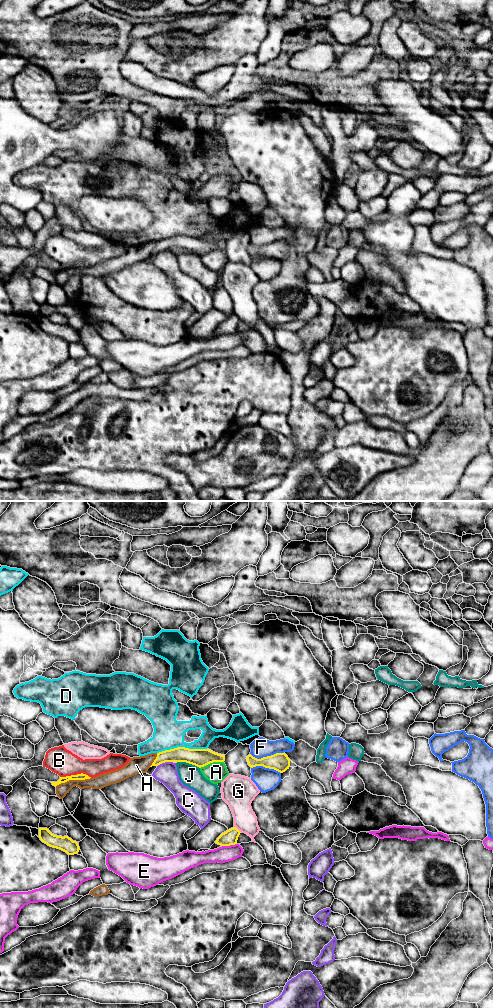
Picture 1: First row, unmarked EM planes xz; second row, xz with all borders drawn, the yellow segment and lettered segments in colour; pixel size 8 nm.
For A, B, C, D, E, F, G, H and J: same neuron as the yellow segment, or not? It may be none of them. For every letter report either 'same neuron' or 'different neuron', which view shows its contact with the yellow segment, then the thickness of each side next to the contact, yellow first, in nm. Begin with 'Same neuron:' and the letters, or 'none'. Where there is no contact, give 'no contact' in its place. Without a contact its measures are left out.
Same neuron: none
A: different neuron; contact in xz; calibres 140 and 170 nm
B: different neuron; contact in xz; calibres 50 and 220 nm
C: different neuron; contact in xz; calibres 130 and 170 nm
D: different neuron; contact in xz; calibres 140 and 240 nm
E: different neuron; contact in xz; calibres 120 and 130 nm
F: different neuron; contact in xz; calibres 150 and 160 nm
G: different neuron; contact in xz; calibres 120 and 200 nm
H: different neuron; contact in xz; calibres 50 and 110 nm
J: different neuron; contact in xz; calibres 140 and 180 nm

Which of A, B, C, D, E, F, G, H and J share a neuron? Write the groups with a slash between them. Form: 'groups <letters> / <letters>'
groups A / B / C / D / E / F / G / H / J

